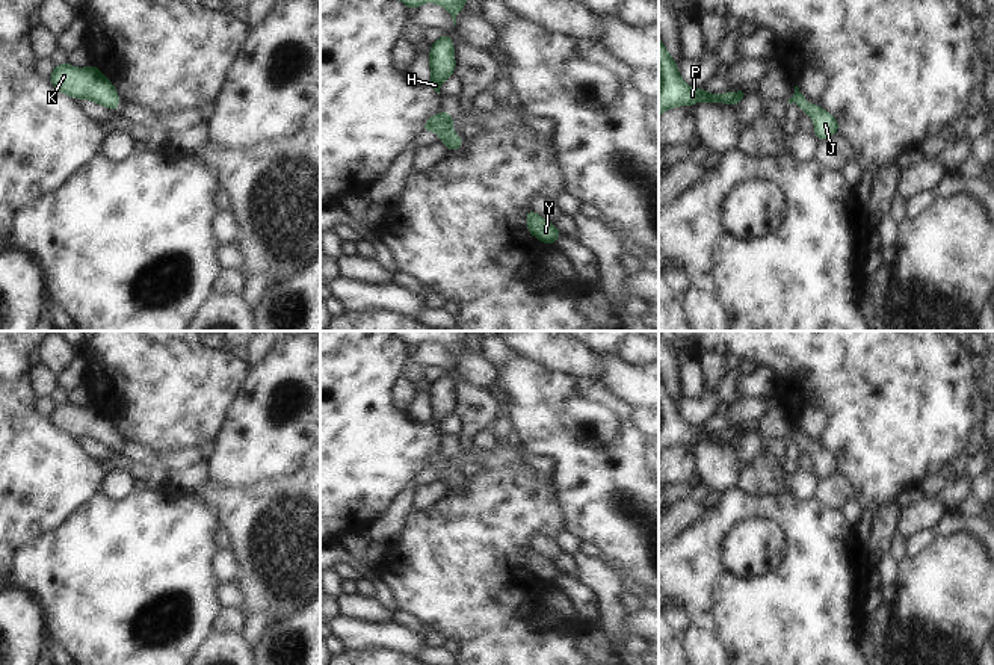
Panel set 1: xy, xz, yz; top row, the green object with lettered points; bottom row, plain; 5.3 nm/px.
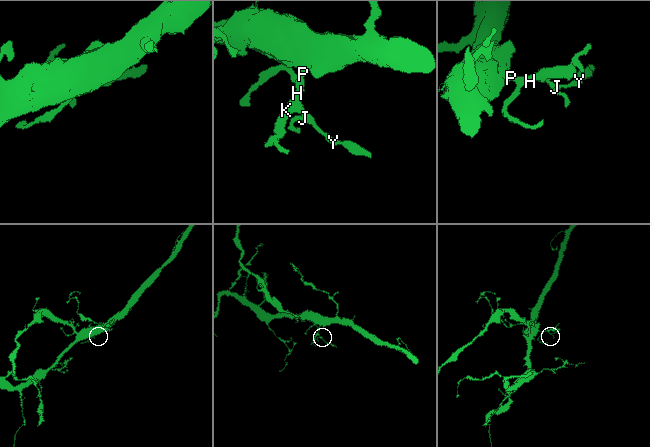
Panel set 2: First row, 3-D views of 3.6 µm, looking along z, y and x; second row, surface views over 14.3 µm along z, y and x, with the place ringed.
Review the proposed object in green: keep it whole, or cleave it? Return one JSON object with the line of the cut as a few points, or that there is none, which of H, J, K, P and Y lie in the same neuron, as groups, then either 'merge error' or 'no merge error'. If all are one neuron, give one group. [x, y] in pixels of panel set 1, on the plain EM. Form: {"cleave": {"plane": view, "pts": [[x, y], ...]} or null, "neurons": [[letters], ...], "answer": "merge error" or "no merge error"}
{"cleave": null, "neurons": [["H", "J", "K", "P", "Y"]], "answer": "no merge error"}

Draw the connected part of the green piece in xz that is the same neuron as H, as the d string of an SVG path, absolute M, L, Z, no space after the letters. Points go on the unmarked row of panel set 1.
M443 370L443 375L431 382L429 405L432 417L429 425L440 432L443 420L455 413L455 387L452 376Z

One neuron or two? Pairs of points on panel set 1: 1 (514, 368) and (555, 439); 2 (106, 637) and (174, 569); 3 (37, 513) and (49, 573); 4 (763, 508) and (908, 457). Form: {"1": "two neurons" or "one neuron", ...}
{"1": "one neuron", "2": "one neuron", "3": "two neurons", "4": "two neurons"}

